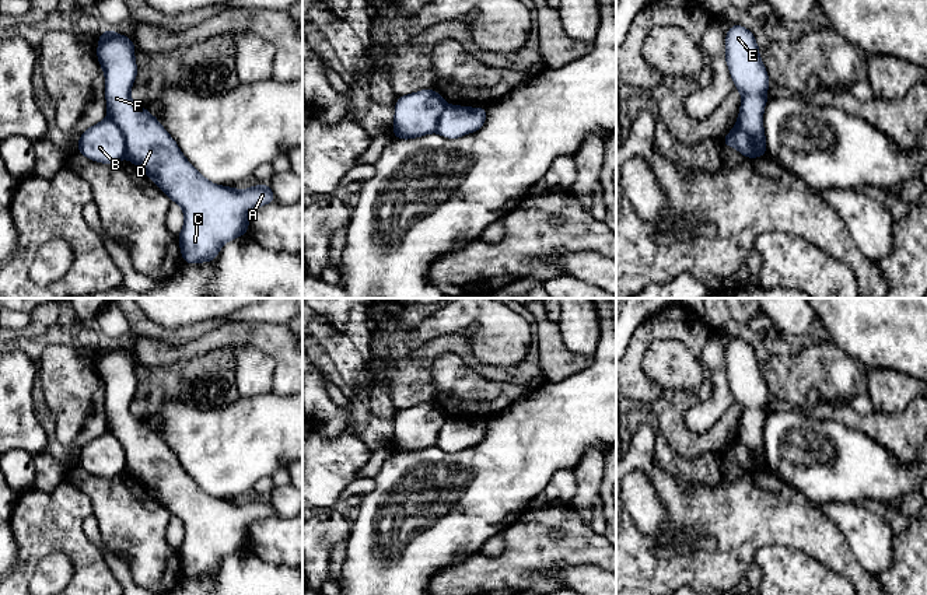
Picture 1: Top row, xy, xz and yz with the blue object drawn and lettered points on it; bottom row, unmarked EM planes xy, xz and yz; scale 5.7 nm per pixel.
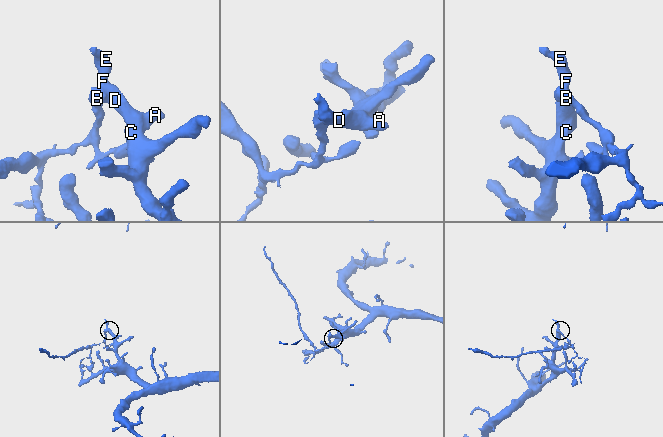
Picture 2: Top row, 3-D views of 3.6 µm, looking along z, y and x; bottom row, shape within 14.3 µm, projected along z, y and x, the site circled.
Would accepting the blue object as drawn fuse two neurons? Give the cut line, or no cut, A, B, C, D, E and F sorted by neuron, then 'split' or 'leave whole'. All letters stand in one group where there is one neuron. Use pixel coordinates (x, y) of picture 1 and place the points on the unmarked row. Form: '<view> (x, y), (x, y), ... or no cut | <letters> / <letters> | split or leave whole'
xy (108, 430), (123, 450), (126, 471) | A C D E F / B | split

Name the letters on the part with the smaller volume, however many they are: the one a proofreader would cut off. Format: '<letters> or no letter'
B

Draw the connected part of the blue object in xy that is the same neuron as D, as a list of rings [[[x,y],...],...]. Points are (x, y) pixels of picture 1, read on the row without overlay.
[[[113,342],[104,343],[98,351],[97,372],[105,386],[108,431],[125,449],[126,472],[182,521],[185,535],[178,549],[182,574],[190,578],[211,575],[217,573],[218,564],[225,556],[248,547],[251,526],[259,519],[274,517],[276,511],[269,497],[242,504],[214,498],[185,472],[176,455],[158,433],[130,412],[130,402],[139,384],[134,363],[136,357],[126,349],[118,349]]]

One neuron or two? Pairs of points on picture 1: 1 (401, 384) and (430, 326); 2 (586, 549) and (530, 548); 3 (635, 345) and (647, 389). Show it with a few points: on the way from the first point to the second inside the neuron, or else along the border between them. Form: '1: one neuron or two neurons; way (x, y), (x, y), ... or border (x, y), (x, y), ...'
1: two neurons; border (451, 333), (431, 338), (406, 357), (391, 361)
2: one neuron; way (572, 548), (544, 548)
3: one neuron; way (635, 356), (636, 378)

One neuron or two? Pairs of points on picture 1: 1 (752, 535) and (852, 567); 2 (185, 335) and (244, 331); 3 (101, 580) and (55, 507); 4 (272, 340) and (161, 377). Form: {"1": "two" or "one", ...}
{"1": "one", "2": "two", "3": "one", "4": "two"}

